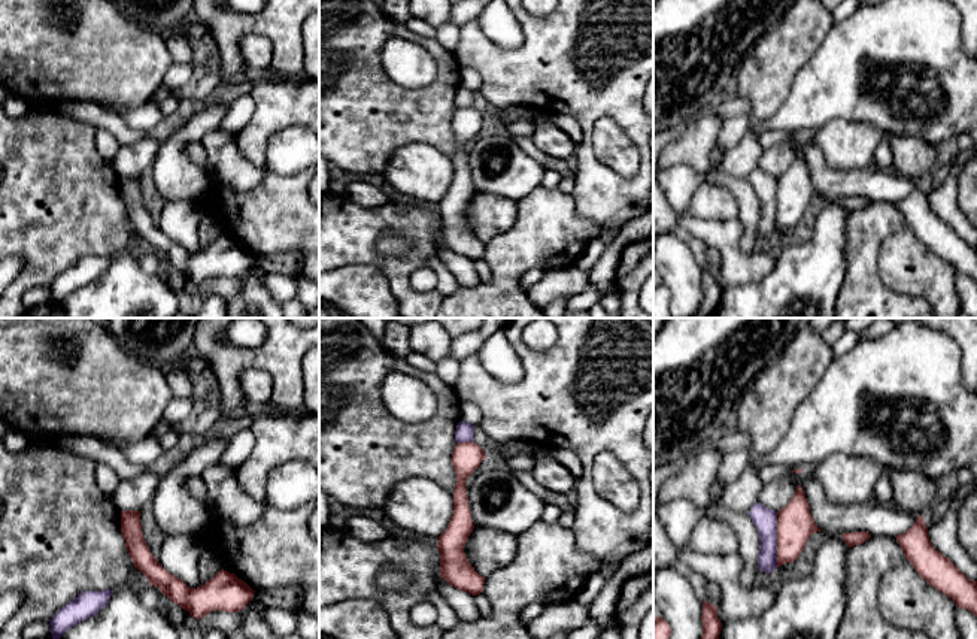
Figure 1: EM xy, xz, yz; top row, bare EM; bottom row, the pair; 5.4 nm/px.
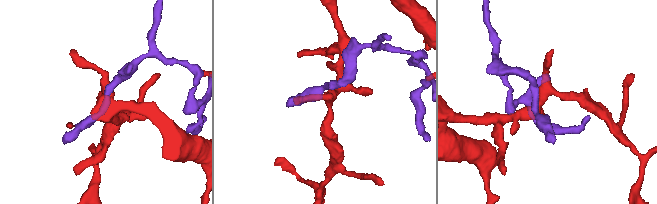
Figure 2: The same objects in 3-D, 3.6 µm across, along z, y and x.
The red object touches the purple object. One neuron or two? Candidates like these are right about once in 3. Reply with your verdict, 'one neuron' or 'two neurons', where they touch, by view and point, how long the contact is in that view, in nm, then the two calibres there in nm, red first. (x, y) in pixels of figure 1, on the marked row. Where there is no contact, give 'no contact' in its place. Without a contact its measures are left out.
two neurons; contact yz (777, 539); length 300 nm; calibres 200 and 130 nm

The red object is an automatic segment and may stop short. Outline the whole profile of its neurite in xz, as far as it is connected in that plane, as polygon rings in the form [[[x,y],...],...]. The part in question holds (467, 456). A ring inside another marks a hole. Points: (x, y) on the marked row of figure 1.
[[[474,442],[456,443],[452,452],[452,464],[456,473],[453,514],[446,530],[437,537],[440,576],[452,587],[471,596],[483,593],[485,576],[474,570],[464,552],[468,536],[474,529],[465,482],[486,457]]]

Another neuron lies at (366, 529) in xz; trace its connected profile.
[[[362,515],[348,518],[346,532],[364,542],[379,542],[389,537],[389,532],[380,523]]]

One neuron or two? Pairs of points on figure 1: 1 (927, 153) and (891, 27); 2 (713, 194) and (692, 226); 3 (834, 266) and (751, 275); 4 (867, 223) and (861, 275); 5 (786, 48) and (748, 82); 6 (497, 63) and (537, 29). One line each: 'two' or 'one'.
1: two
2: two
3: two
4: one
5: one
6: one

